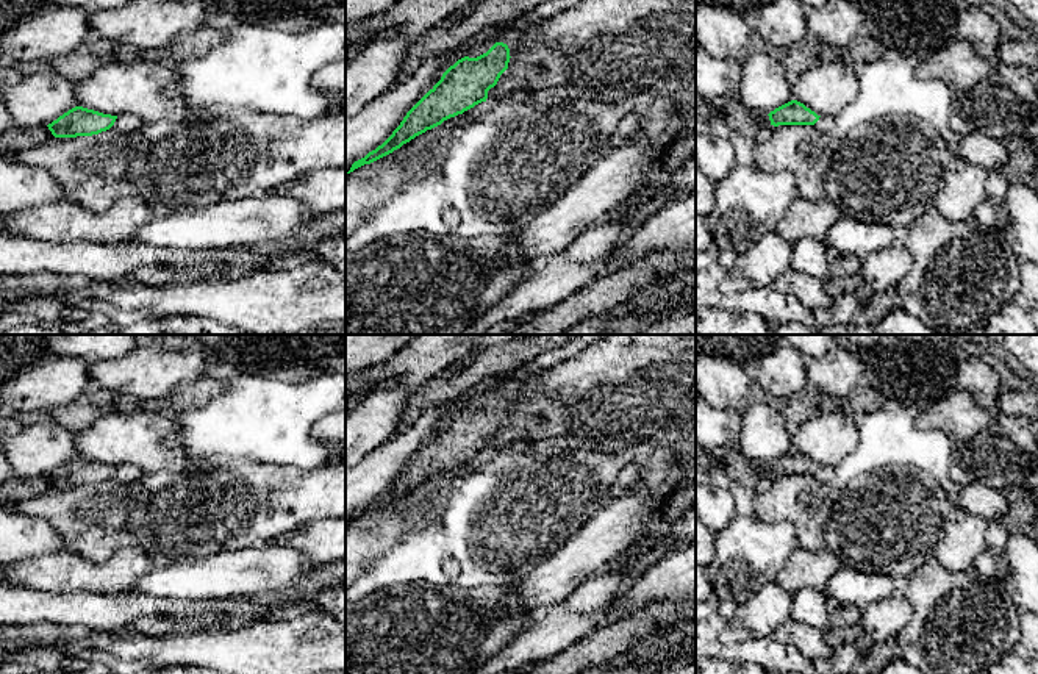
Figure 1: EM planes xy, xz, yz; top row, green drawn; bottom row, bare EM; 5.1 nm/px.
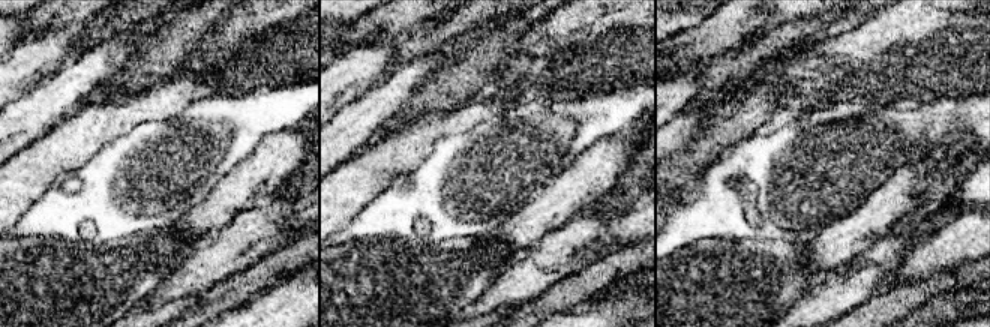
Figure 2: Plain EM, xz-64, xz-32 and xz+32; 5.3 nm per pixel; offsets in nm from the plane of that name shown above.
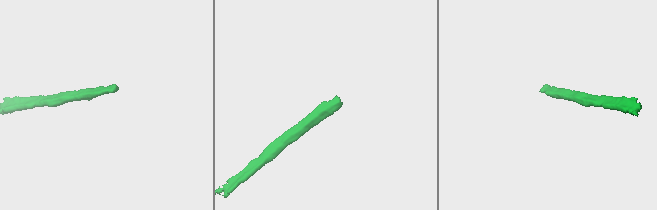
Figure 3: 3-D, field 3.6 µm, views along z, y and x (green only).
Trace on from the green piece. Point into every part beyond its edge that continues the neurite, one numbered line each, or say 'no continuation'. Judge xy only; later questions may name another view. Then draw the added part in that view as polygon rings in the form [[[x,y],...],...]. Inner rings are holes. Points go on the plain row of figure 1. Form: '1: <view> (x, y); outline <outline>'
no continuation

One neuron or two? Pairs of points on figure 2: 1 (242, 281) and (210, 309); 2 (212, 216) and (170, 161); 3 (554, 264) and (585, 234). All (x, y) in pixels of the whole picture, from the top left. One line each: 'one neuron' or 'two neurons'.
1: one neuron
2: two neurons
3: one neuron

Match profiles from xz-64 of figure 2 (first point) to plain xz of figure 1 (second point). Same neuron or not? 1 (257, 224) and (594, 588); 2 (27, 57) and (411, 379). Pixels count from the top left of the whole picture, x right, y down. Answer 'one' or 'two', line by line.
1: one
2: two

